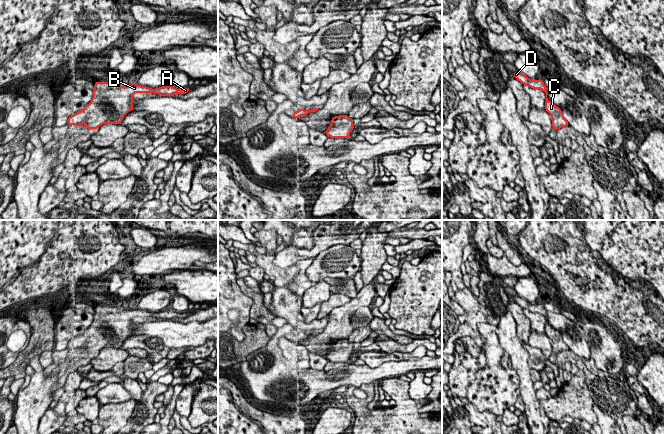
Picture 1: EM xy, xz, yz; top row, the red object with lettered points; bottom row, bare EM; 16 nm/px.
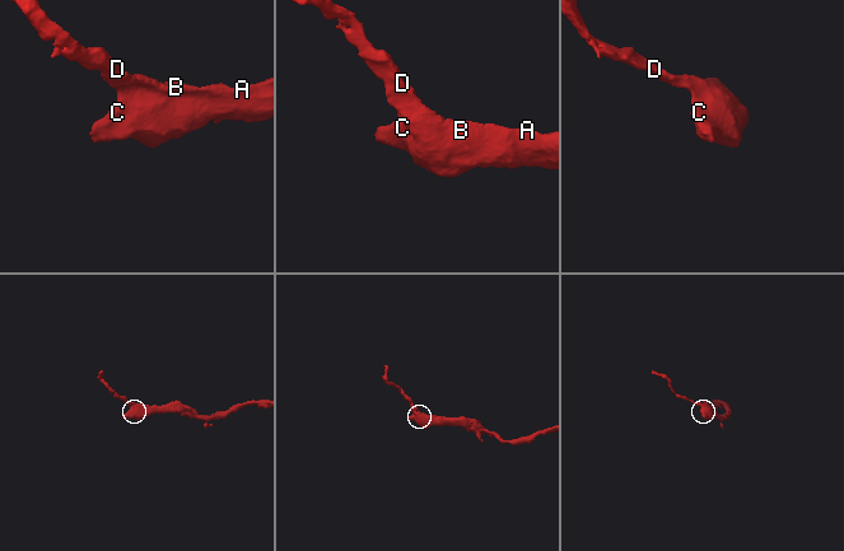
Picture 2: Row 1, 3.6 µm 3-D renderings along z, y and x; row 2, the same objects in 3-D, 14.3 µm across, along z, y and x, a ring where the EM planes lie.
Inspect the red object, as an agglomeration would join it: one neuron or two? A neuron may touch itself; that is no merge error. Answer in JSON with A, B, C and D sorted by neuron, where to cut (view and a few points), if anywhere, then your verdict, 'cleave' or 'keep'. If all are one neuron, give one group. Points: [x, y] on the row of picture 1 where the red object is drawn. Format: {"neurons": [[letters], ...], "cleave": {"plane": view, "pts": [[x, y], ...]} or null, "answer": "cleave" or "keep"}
{"neurons": [["A", "B", "C", "D"]], "cleave": null, "answer": "keep"}

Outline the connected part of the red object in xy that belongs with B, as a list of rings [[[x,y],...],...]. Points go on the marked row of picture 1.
[[[96,82],[93,97],[83,110],[69,116],[68,125],[80,126],[84,124],[88,129],[97,129],[102,124],[121,124],[123,117],[133,107],[132,96],[135,93],[155,93],[161,96],[185,94],[190,88],[177,89],[173,86],[149,88],[136,83],[119,86],[111,82]]]

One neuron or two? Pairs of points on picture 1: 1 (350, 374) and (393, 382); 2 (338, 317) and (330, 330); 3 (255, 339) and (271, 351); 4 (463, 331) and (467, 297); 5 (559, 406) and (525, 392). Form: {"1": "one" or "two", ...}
{"1": "two", "2": "one", "3": "two", "4": "one", "5": "two"}

